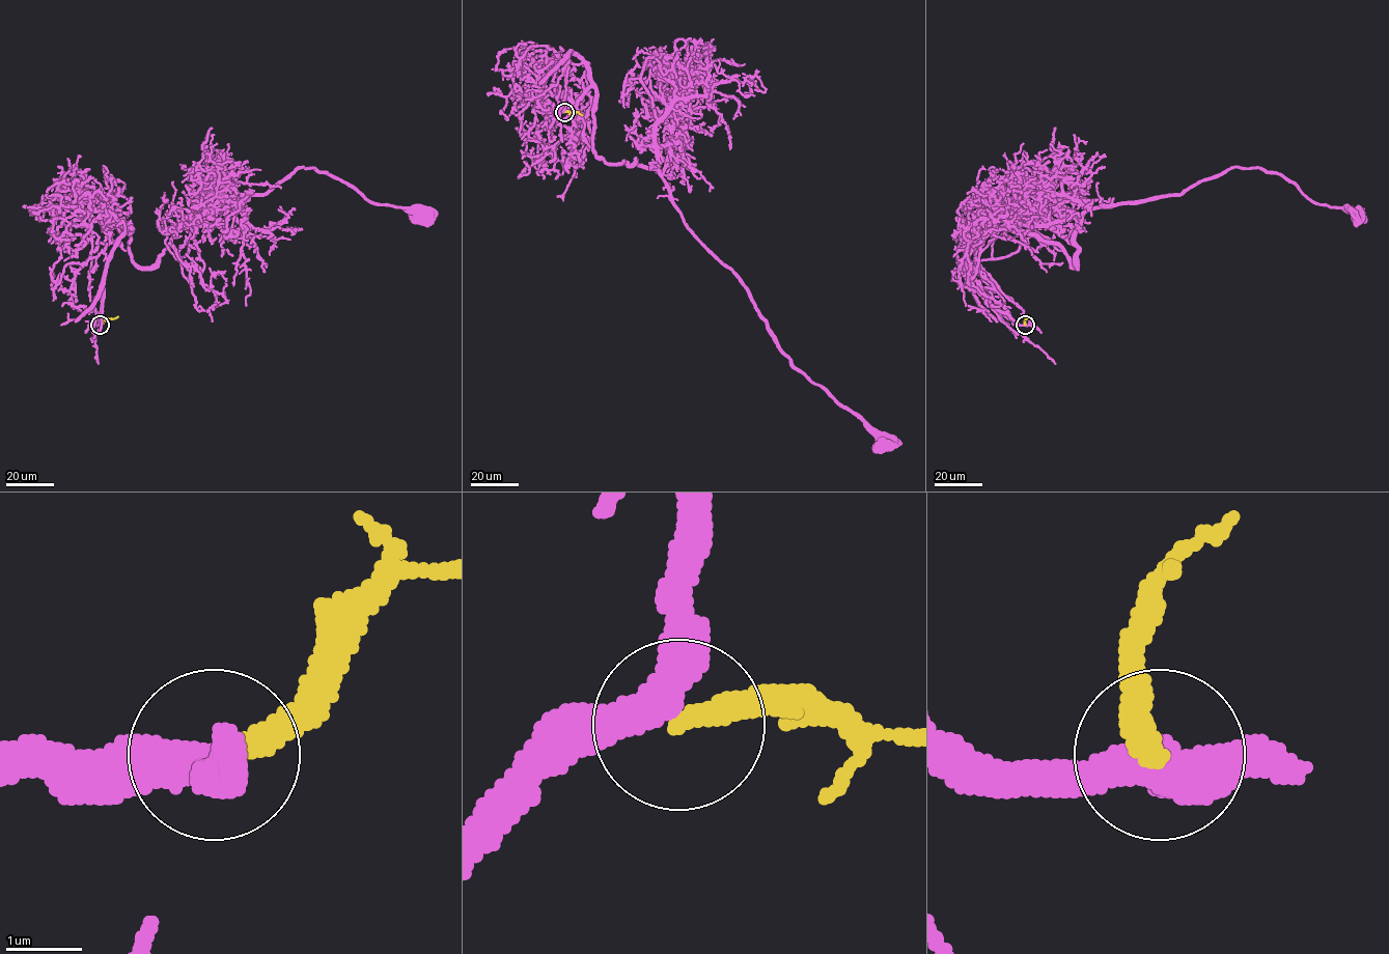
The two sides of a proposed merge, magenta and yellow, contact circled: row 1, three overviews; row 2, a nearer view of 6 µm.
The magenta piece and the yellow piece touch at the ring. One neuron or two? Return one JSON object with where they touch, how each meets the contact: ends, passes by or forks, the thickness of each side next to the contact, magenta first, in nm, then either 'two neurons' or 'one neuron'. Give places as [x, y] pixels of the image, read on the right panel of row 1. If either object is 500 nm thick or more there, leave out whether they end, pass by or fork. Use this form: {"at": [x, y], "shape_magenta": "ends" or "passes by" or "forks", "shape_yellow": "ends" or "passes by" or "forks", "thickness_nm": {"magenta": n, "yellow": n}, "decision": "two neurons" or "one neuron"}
{"at": [1025, 325], "shape_magenta": "passes by", "shape_yellow": "ends", "thickness_nm": {"magenta": 400, "yellow": 320}, "decision": "two neurons"}

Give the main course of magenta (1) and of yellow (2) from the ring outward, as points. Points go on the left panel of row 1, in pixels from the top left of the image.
1: (100, 325), (107, 260), (128, 229), (131, 259), (150, 267), (188, 216), (262, 196), (299, 167), (421, 217)
2: (100, 325), (106, 318), (118, 316)

